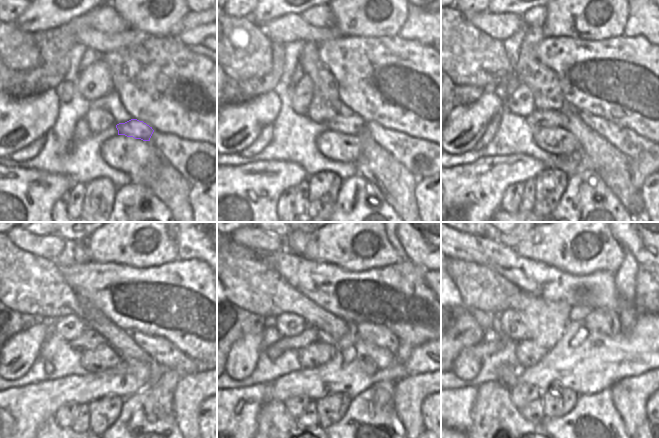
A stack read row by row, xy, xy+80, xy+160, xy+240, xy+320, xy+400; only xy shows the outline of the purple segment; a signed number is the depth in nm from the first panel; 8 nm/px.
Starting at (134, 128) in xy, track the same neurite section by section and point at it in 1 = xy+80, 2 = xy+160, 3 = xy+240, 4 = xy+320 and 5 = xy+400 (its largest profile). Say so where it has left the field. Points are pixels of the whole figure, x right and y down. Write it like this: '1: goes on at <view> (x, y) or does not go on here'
1: goes on at xy+80 (354, 125)
2: goes on at xy+160 (537, 119)
3: goes on at xy+240 (90, 339)
4: goes on at xy+320 (311, 335)
5: goes on at xy+400 (482, 350)

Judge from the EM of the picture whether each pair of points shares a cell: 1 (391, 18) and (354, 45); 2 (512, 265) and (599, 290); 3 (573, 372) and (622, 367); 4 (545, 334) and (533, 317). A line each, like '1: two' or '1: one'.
1: two
2: one
3: one
4: one

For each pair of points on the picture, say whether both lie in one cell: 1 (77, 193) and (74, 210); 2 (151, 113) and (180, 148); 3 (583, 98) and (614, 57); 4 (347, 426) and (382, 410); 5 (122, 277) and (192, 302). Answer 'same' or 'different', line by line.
1: same
2: different
3: same
4: same
5: same

